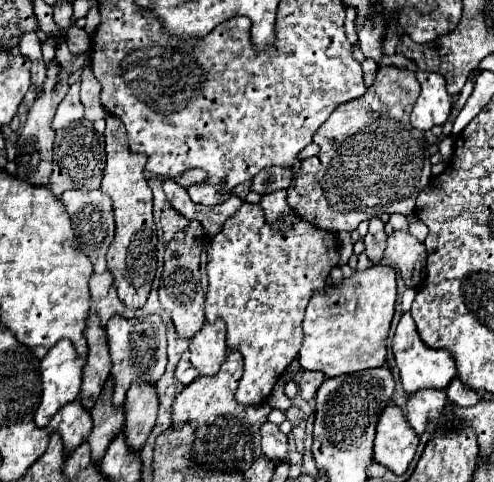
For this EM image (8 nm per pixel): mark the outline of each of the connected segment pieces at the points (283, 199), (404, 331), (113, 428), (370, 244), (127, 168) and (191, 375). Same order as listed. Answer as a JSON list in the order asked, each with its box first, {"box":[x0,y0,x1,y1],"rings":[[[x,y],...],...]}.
[{"box":[261,189,289,225],"rings":[[[279,189],[277,193],[265,193],[261,199],[261,207],[265,211],[265,219],[269,225],[279,223],[279,217],[283,213],[289,213],[289,203],[287,203],[287,191]]]},{"box":[393,313,457,395],"rings":[[[403,313],[401,321],[397,325],[397,331],[395,331],[395,337],[393,337],[393,355],[395,355],[395,363],[399,367],[399,373],[401,373],[403,389],[409,395],[415,393],[421,387],[445,389],[451,383],[451,379],[455,377],[455,373],[457,373],[455,371],[455,361],[453,361],[449,351],[425,347],[425,343],[421,341],[421,337],[419,337],[419,333],[415,329],[411,313]]]},{"box":[87,377,125,463],"rings":[[[109,377],[105,381],[101,397],[97,399],[97,403],[91,409],[93,431],[87,441],[91,445],[91,455],[93,455],[95,463],[99,463],[103,459],[111,439],[123,429],[123,423],[125,423],[123,407],[113,407],[111,397],[113,397],[113,379]]]},{"box":[363,217,387,263],"rings":[[[373,217],[369,221],[369,233],[363,237],[365,241],[365,253],[373,263],[379,263],[383,259],[383,251],[387,245],[387,235],[383,231],[383,221],[379,217]]]},{"box":[101,115,157,309],"rings":[[[109,115],[107,117],[107,129],[105,129],[105,143],[107,143],[107,167],[101,181],[101,191],[109,193],[113,199],[115,209],[115,239],[107,253],[109,271],[115,277],[115,287],[119,293],[119,299],[129,309],[139,309],[145,305],[151,281],[157,271],[157,229],[153,223],[153,193],[147,185],[147,179],[143,175],[147,157],[145,153],[133,153],[127,145],[127,131],[121,119]]]},{"box":[175,359,199,385],"rings":[[[181,359],[181,361],[179,361],[179,365],[177,365],[177,369],[175,369],[175,379],[177,379],[179,383],[189,385],[189,383],[193,383],[193,379],[195,379],[197,375],[199,375],[197,369],[193,369],[193,365],[191,365],[187,359]]]}]

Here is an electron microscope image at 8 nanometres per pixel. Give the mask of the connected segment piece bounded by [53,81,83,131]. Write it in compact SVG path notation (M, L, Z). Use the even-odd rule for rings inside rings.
M79 81L75 85L71 85L69 93L65 95L65 99L61 101L57 113L55 113L55 119L53 119L53 129L59 131L63 127L67 127L71 121L77 121L83 117L83 105L79 101Z

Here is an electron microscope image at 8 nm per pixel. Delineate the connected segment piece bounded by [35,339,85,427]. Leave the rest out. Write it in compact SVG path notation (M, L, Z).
M61 339L53 345L47 357L41 361L43 395L35 413L35 423L47 427L49 419L67 403L77 399L81 389L81 369L85 359L77 357L75 347L69 339Z

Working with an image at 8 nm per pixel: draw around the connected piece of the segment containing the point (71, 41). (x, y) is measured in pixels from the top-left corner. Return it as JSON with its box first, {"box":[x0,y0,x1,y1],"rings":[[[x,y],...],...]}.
{"box":[66,26,91,55],"rings":[[[71,26],[66,32],[66,42],[69,45],[69,51],[73,55],[83,55],[87,53],[91,39],[84,29],[79,29],[77,26]]]}

